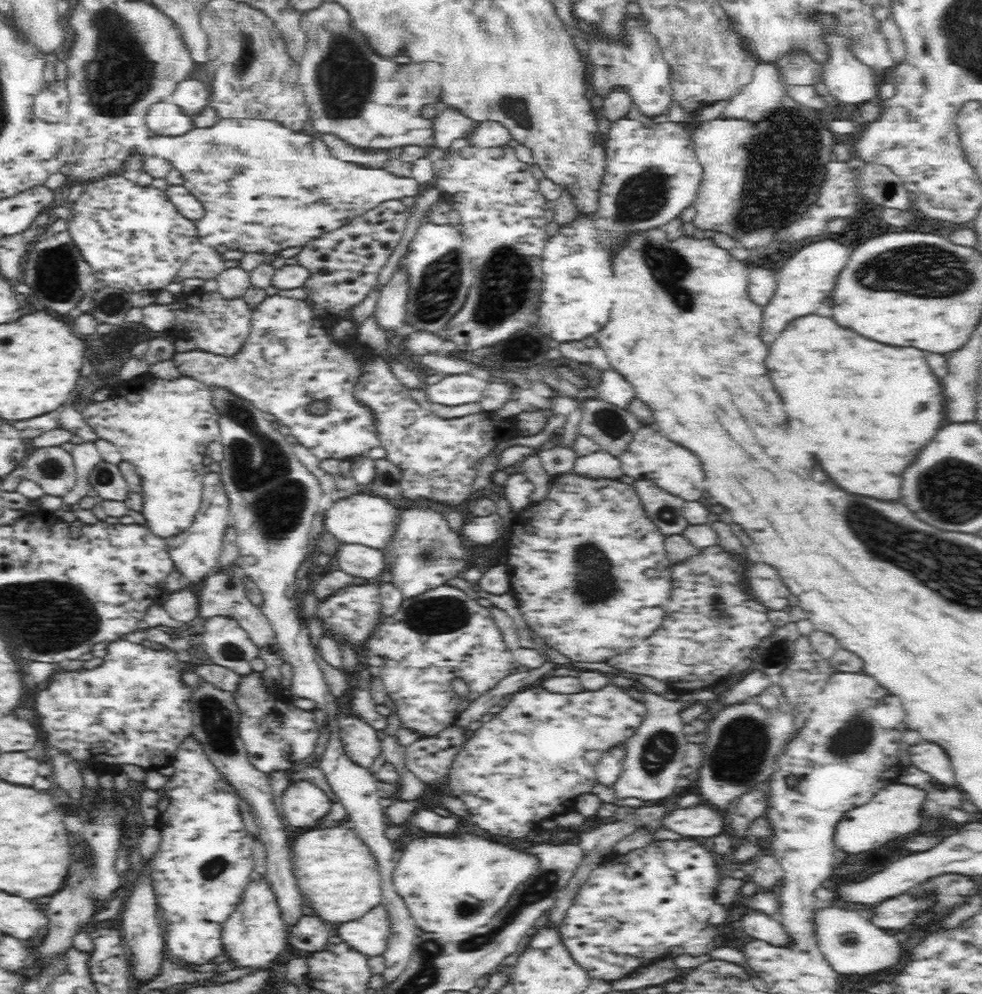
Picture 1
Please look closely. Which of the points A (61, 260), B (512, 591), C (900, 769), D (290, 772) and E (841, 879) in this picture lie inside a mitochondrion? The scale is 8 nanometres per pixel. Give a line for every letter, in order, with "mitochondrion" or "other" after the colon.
A: mitochondrion
B: other
C: other
D: other
E: other

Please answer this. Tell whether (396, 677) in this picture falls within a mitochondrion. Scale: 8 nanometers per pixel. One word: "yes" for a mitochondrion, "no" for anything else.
no

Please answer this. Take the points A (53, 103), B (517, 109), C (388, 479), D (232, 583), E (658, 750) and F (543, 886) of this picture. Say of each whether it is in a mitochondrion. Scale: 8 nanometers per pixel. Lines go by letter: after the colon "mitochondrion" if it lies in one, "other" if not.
A: other
B: mitochondrion
C: mitochondrion
D: mitochondrion
E: mitochondrion
F: mitochondrion

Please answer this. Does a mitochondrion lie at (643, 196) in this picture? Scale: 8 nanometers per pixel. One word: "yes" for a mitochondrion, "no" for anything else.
yes

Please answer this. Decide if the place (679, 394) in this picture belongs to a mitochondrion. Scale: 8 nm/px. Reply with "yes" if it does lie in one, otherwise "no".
no

